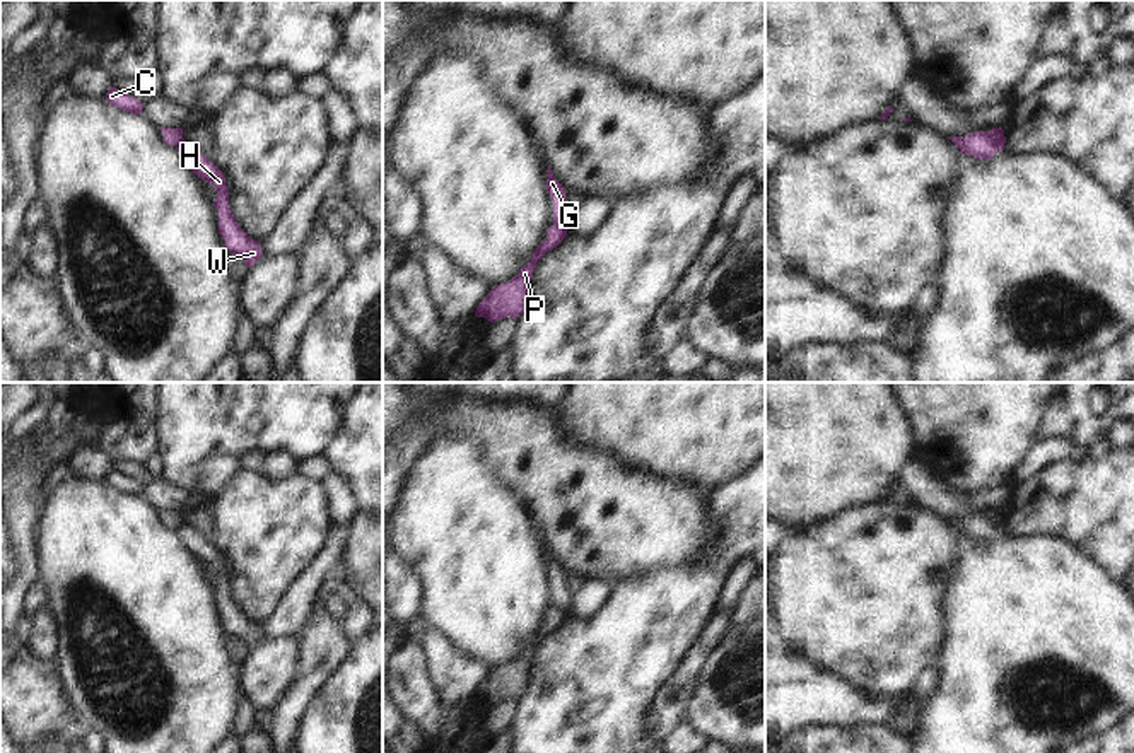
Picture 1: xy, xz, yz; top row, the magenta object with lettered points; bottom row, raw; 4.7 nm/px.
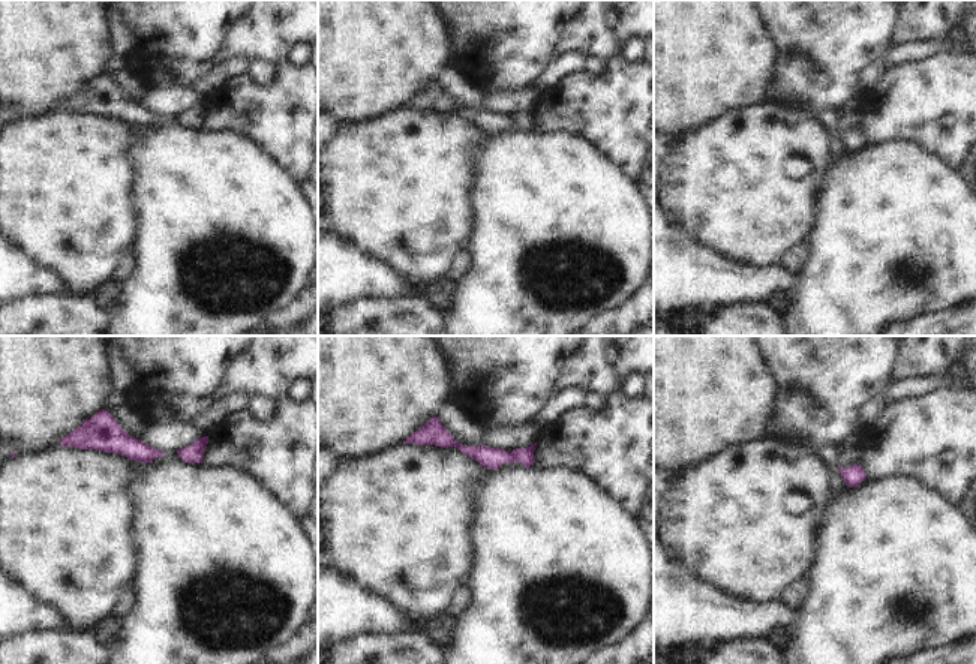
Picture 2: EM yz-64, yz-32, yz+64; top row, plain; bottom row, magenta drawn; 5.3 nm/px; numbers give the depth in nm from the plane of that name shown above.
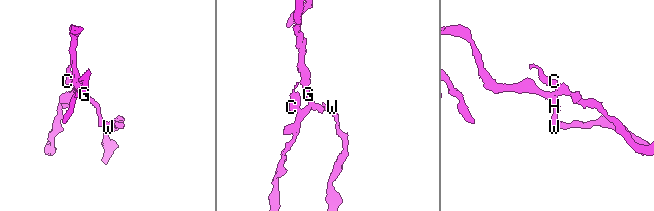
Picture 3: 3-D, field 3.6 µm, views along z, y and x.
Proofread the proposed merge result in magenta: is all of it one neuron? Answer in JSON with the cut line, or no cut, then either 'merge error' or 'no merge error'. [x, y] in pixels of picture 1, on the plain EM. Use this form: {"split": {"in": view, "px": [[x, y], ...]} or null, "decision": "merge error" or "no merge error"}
{"split": {"in": "yz", "px": [[987, 514], [1003, 528]]}, "decision": "merge error"}

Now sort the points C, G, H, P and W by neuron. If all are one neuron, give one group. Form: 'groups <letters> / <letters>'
groups C P / G H W

